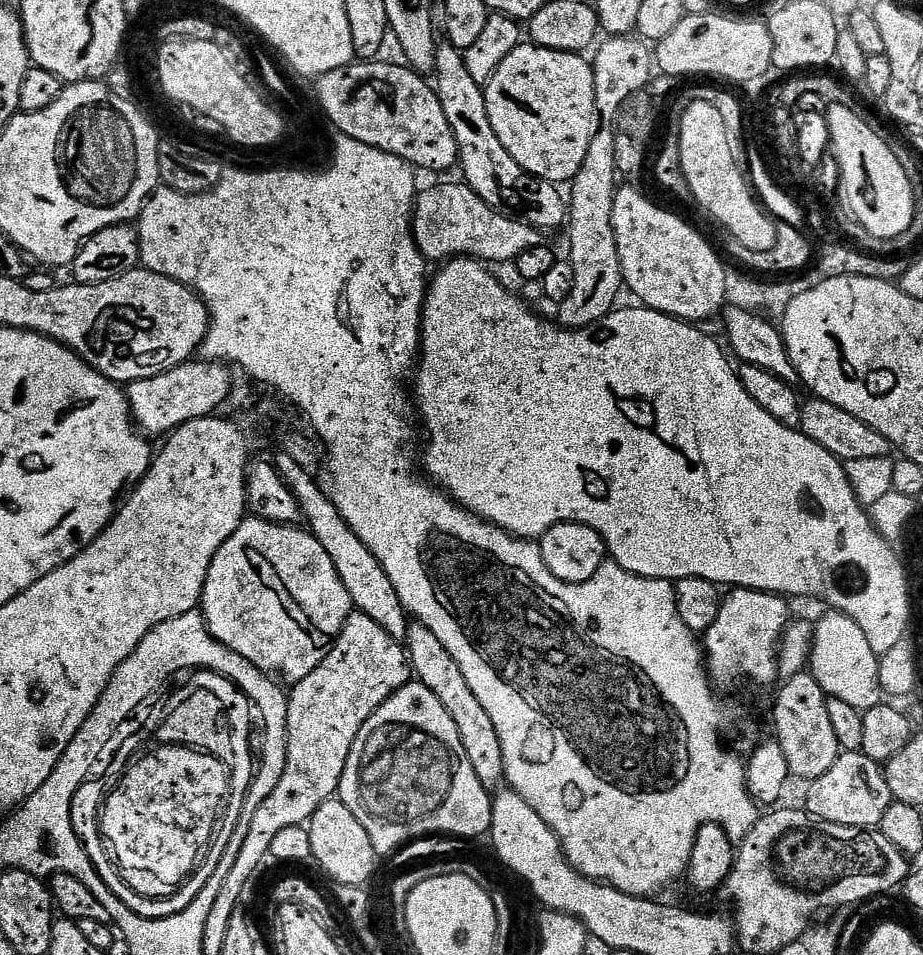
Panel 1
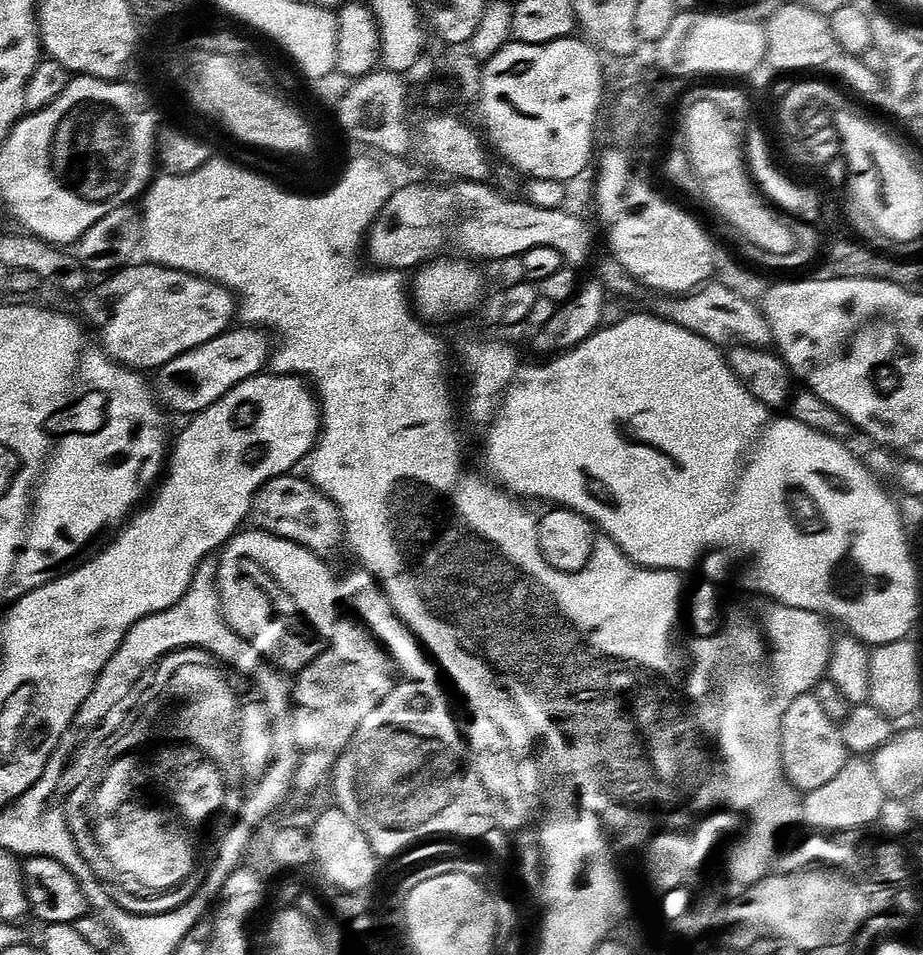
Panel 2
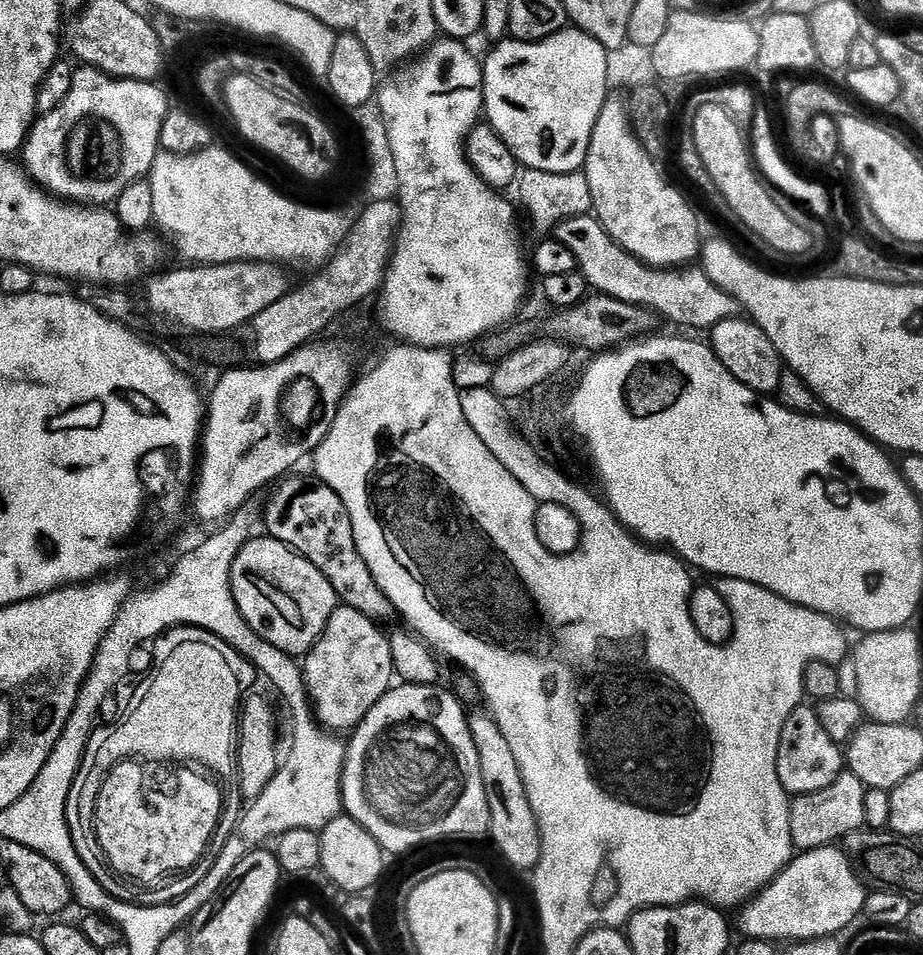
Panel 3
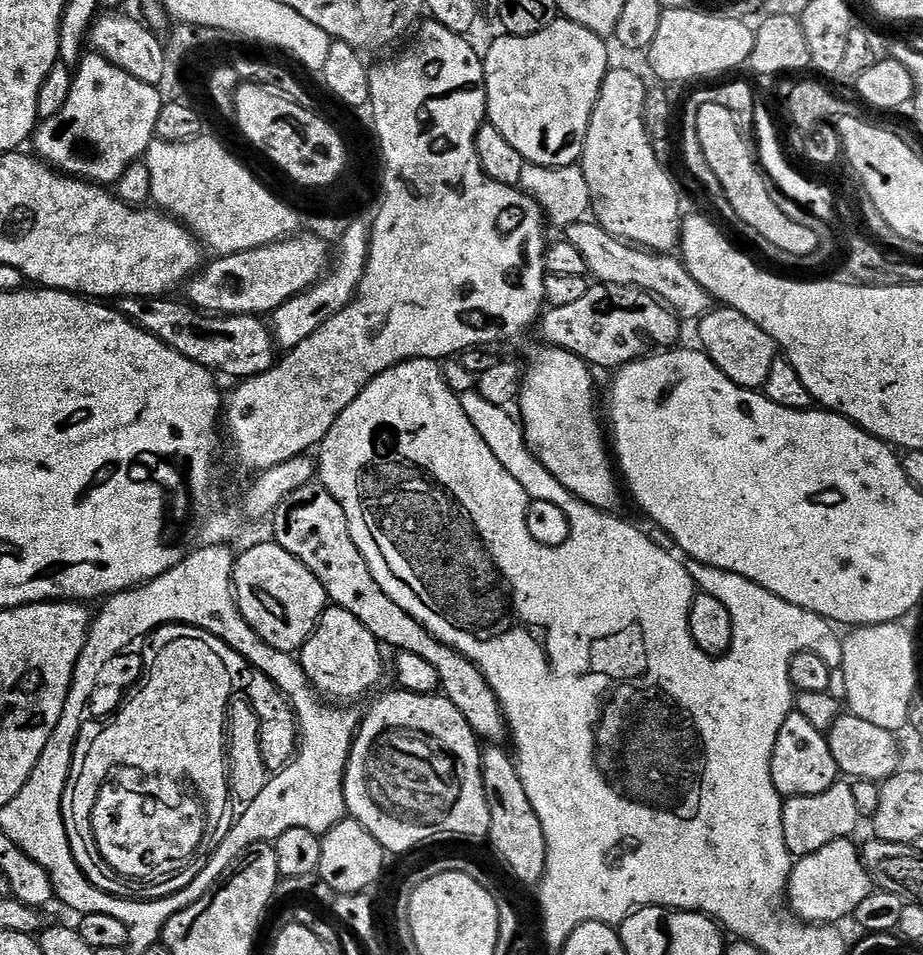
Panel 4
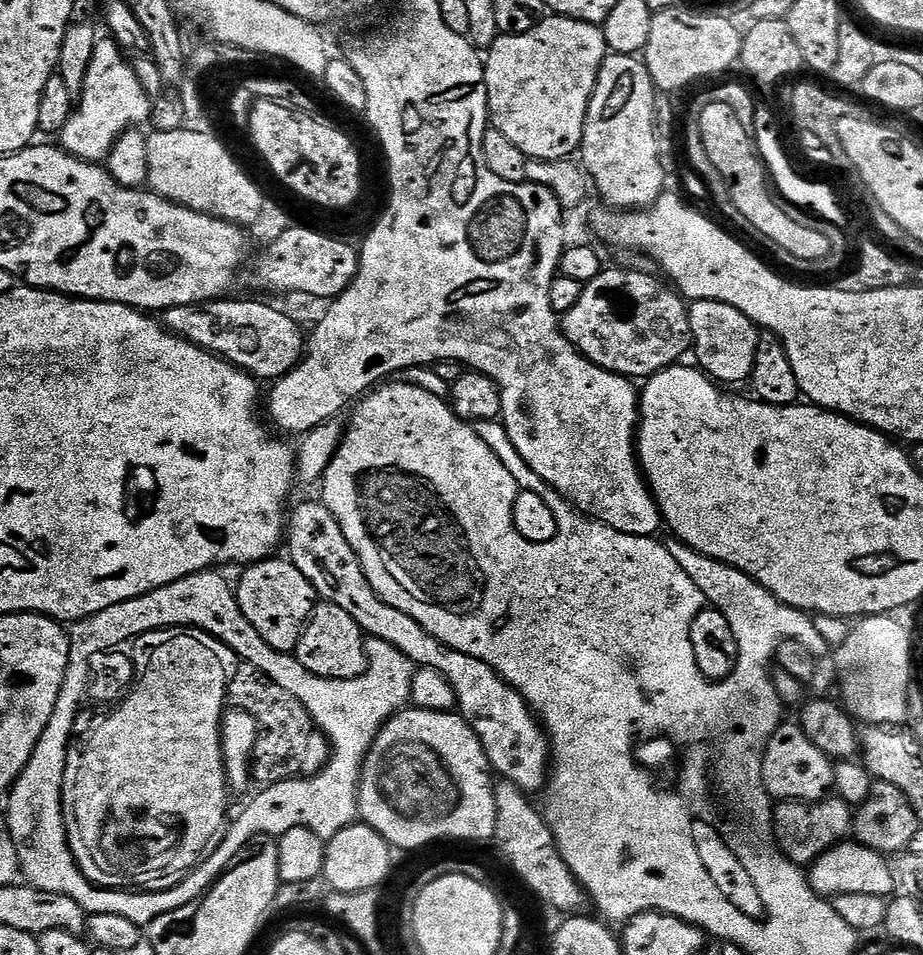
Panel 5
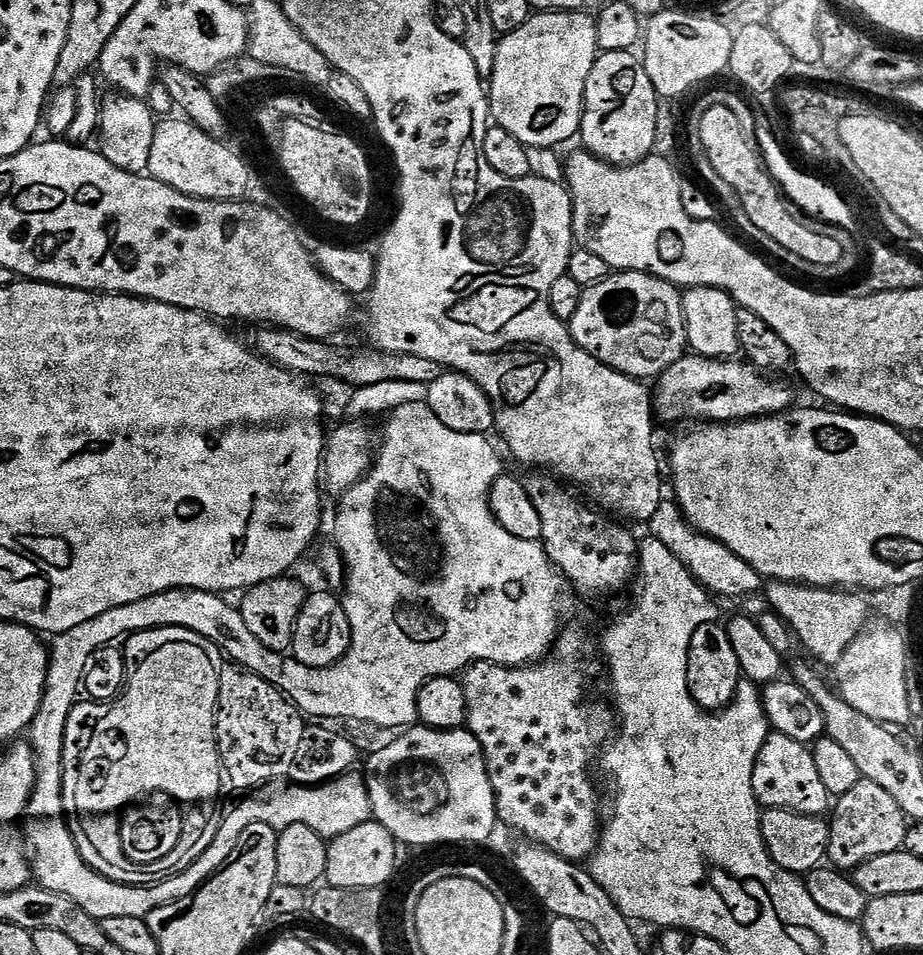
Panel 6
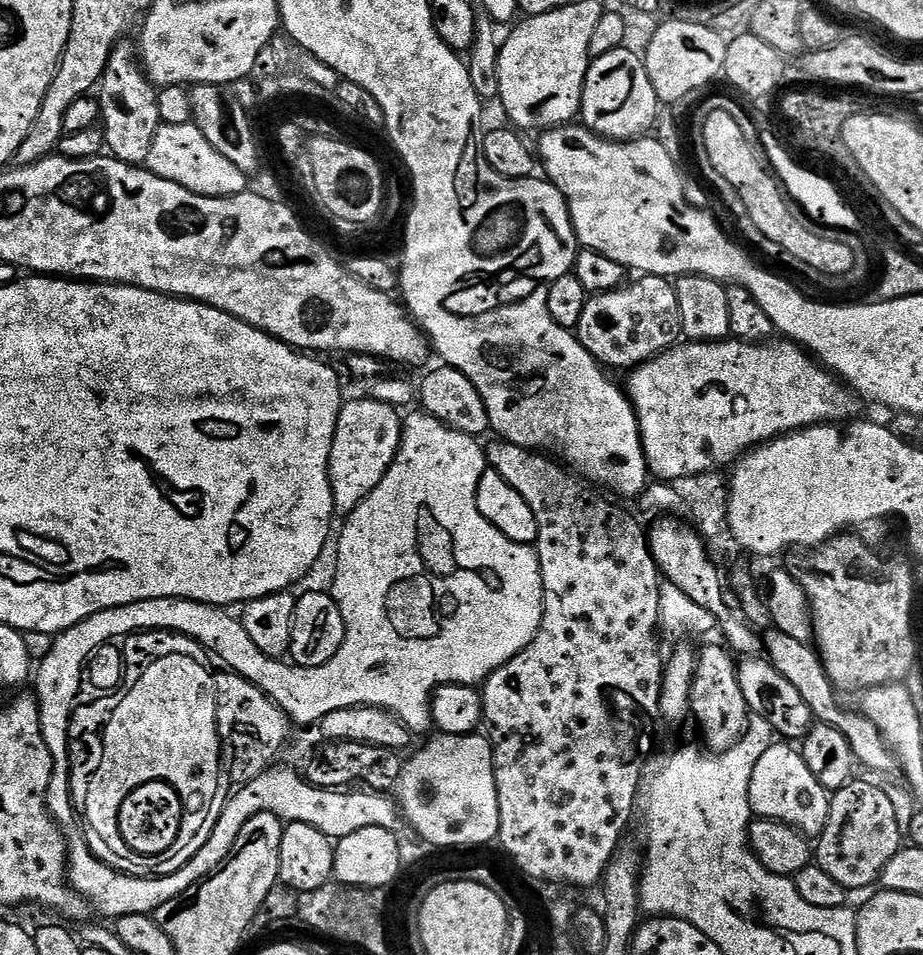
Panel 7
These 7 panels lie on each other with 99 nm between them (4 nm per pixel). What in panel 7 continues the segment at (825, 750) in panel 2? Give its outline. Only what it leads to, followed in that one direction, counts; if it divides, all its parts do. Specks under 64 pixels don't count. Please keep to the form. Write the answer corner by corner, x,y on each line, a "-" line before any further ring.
773,742
766,754
758,758
754,774
750,774
748,801
753,817
789,824
809,838
820,837
832,805
830,793
822,786
822,782
818,782
818,778
814,778
814,774
810,774
803,751
788,742

